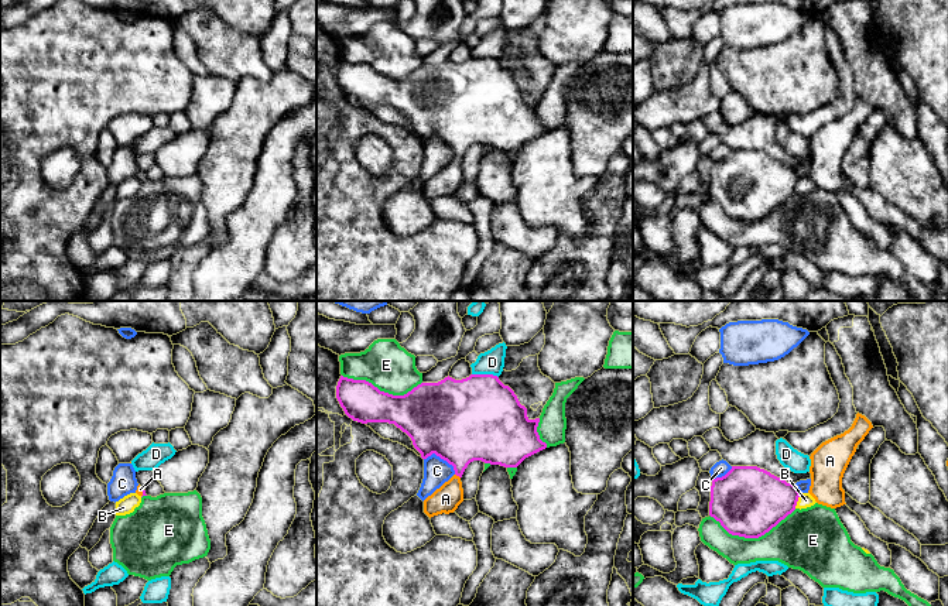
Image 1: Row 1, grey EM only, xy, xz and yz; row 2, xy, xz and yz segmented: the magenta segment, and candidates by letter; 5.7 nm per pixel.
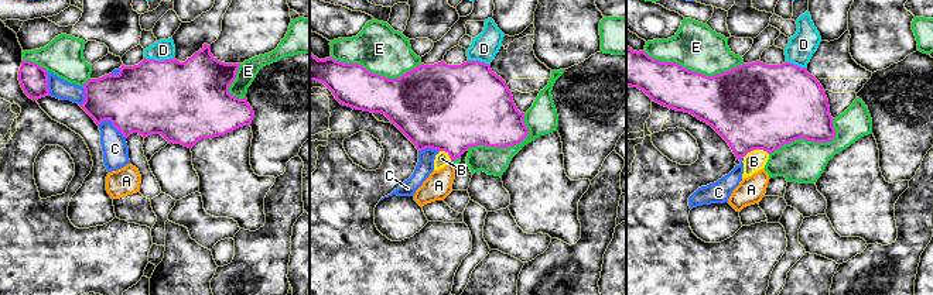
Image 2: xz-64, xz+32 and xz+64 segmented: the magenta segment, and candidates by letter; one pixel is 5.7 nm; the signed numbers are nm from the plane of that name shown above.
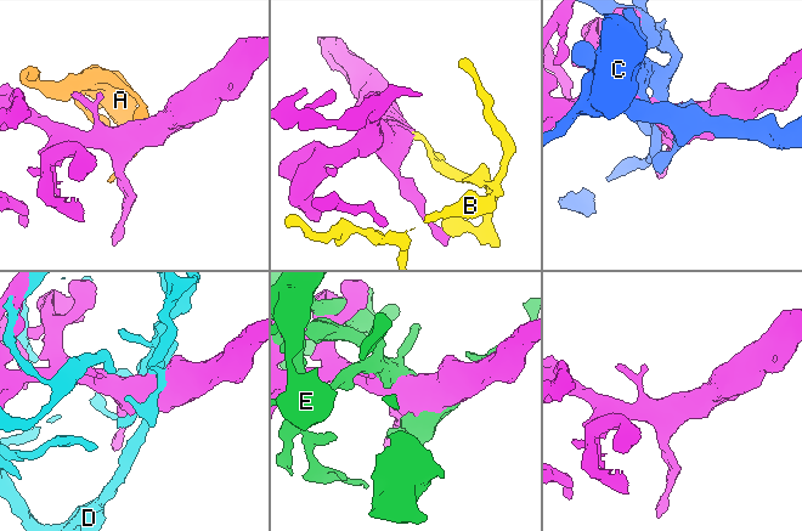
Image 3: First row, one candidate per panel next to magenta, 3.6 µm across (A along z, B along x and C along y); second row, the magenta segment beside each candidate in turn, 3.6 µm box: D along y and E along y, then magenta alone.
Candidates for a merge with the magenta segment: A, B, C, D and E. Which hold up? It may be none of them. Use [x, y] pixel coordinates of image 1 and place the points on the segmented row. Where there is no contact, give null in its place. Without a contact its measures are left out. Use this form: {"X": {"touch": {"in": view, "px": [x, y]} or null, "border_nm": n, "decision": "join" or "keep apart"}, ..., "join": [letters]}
{"A": {"touch": {"in": "xz", "px": [458, 475]}, "border_nm": 40, "decision": "join"}, "B": {"touch": {"in": "yz", "px": [797, 500]}, "border_nm": 100, "decision": "keep apart"}, "C": {"touch": {"in": "xz", "px": [442, 458]}, "border_nm": 200, "decision": "keep apart"}, "D": {"touch": {"in": "xz", "px": [485, 375]}, "border_nm": 150, "decision": "keep apart"}, "E": {"touch": {"in": "yz", "px": [752, 537]}, "border_nm": 500, "decision": "keep apart"}, "join": ["A"]}

